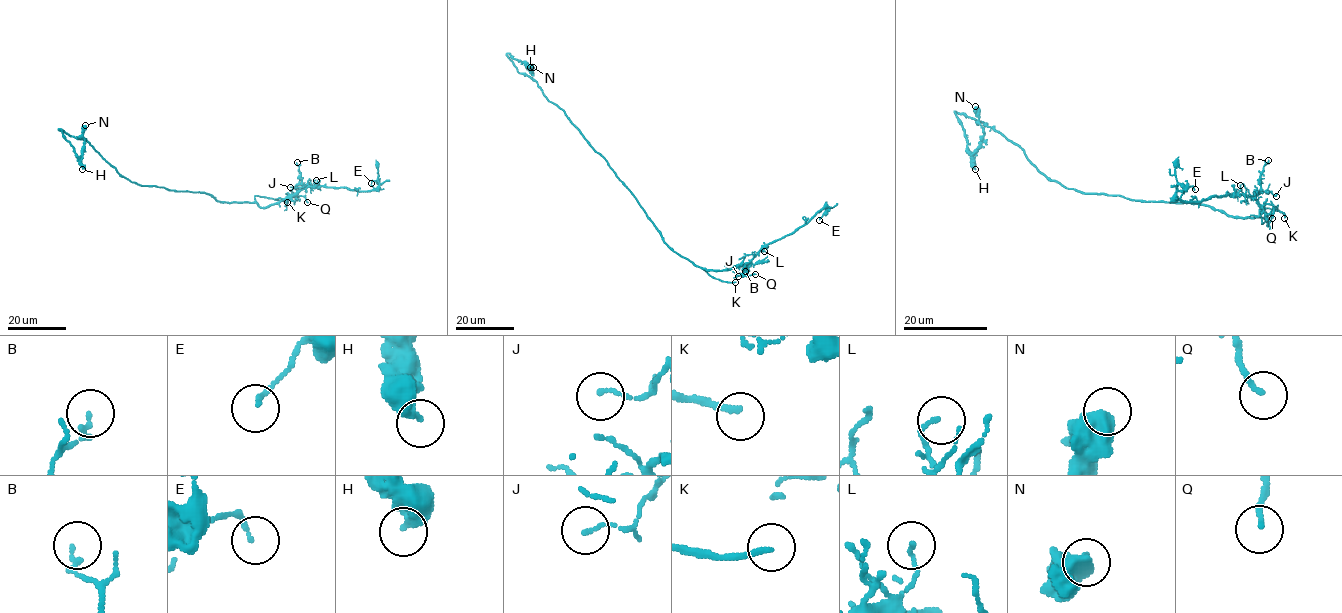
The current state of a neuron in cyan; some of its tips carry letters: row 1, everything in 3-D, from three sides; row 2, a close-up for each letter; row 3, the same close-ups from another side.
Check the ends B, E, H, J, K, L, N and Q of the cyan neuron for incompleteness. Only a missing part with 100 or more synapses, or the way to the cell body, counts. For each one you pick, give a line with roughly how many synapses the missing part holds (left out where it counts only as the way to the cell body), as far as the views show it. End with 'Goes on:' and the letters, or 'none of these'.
Goes on: K

